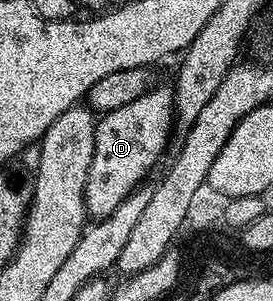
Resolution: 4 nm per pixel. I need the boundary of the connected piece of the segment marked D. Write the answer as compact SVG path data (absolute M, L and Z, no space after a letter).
M151 87L136 102L105 113L95 123L96 146L92 150L92 166L88 166L88 182L84 186L86 214L90 218L110 216L121 204L129 201L130 193L158 164L170 144L174 126L174 94L169 87Z

